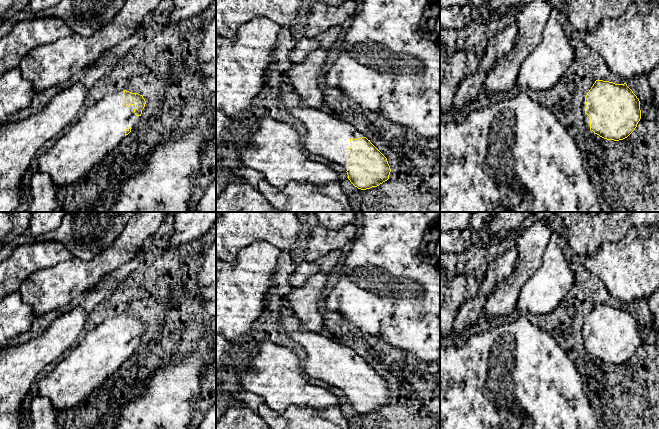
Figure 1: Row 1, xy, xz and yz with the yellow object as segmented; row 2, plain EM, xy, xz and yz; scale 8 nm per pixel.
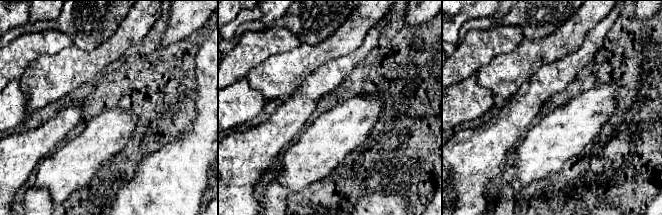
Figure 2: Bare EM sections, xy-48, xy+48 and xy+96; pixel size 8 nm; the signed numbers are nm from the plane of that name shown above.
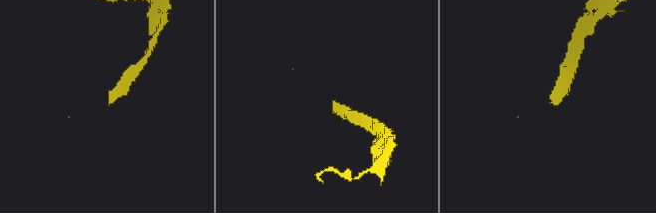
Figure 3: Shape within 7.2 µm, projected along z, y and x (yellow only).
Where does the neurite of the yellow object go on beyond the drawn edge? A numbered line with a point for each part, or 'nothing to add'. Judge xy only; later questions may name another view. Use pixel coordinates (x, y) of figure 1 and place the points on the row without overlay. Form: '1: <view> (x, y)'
1: xy (101, 352)

